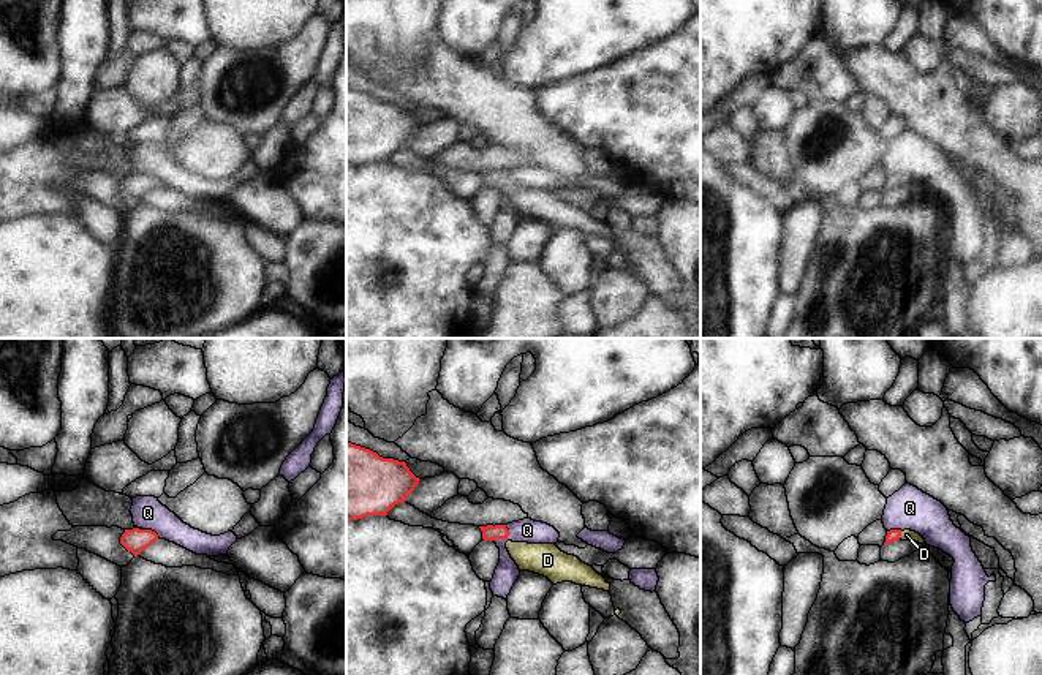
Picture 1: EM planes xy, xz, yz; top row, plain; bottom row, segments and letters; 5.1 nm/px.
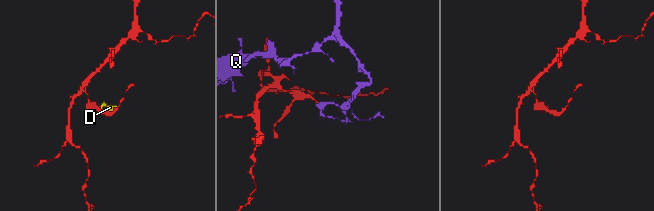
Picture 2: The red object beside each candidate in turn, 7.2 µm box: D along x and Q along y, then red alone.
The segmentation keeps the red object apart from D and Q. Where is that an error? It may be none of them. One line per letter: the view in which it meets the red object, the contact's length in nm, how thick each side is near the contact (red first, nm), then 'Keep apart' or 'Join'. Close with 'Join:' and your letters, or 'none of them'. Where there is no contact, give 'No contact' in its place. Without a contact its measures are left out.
D: Touches red in yz. Shared border 40 nm. Thickness 60 nm (red) against 60 nm. Join
Q: Touches red in xz. Shared border 110 nm. Thickness 80 nm (red) against 120 nm. Keep apart
Join: D.

